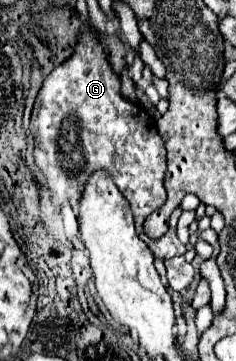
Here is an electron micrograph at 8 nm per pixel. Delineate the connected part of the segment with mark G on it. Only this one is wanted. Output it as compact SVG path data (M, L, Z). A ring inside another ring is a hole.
M90 31L82 33L74 55L44 79L32 109L30 131L36 141L36 165L44 173L52 201L58 209L62 205L76 209L82 187L92 171L106 169L114 177L118 189L124 195L130 195L138 235L148 249L164 261L186 253L186 247L176 237L176 223L182 215L180 207L174 209L168 231L160 239L150 239L142 229L144 219L166 201L164 141L156 131L156 121L146 113L146 109L126 101L120 95L120 79L116 73L112 73L102 45Z

